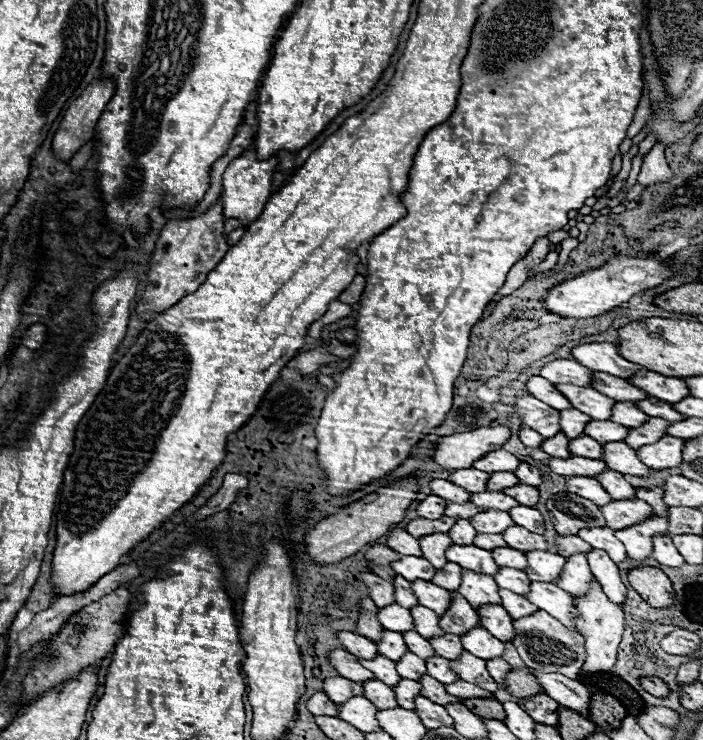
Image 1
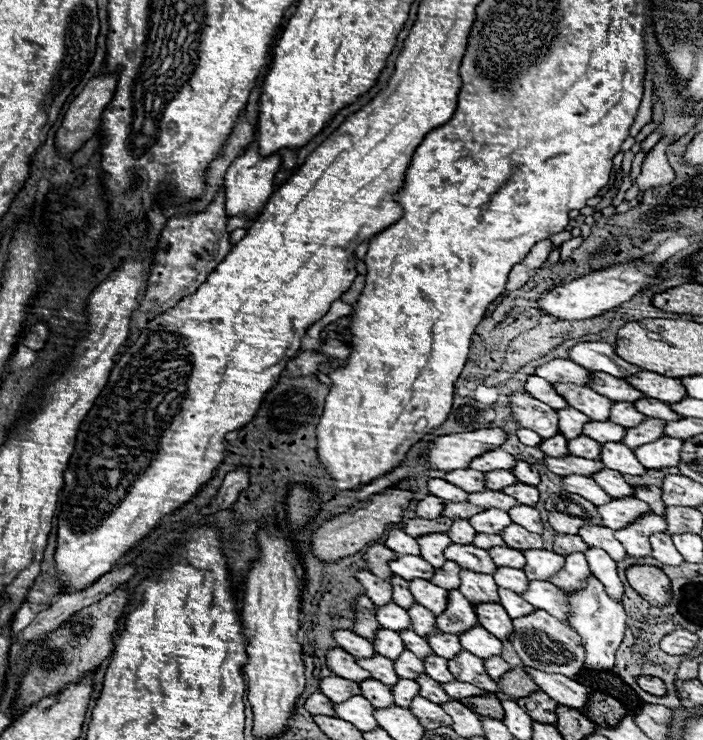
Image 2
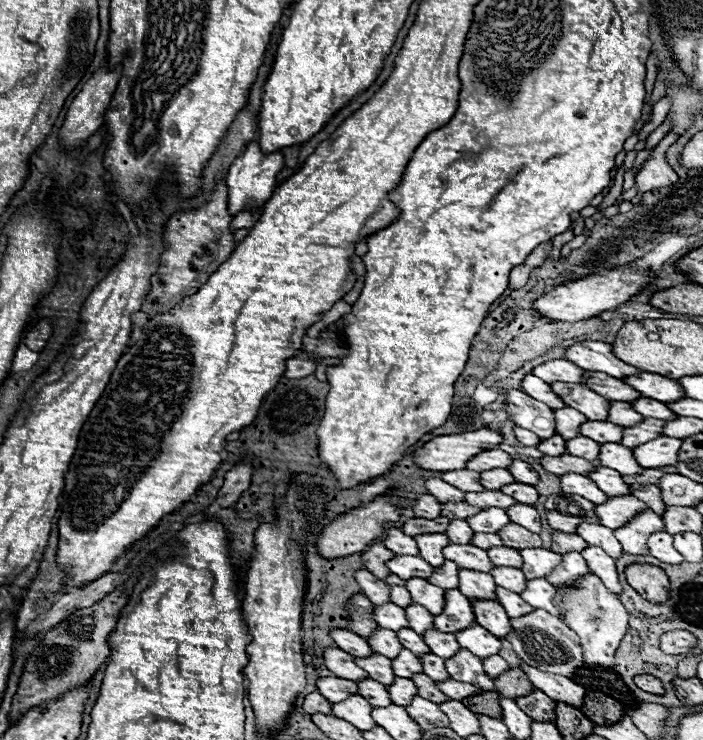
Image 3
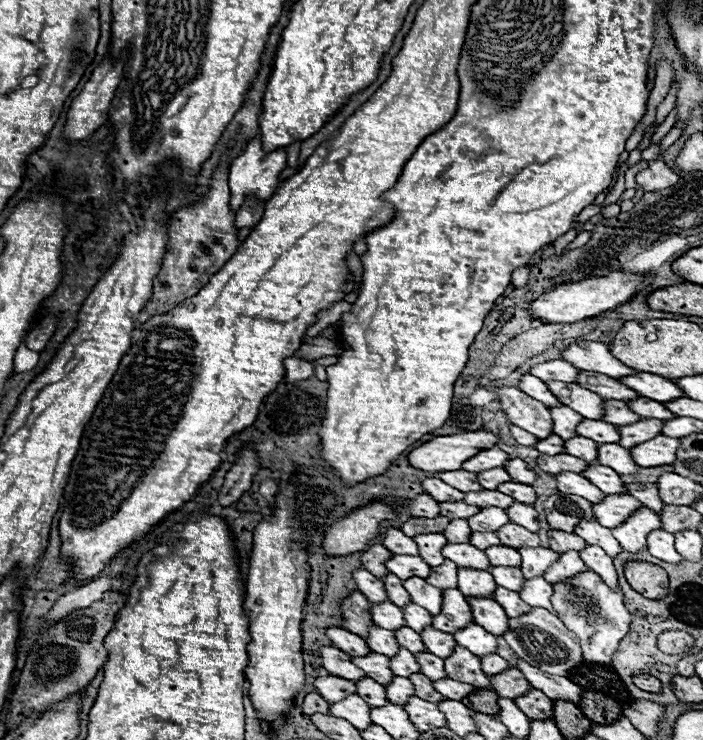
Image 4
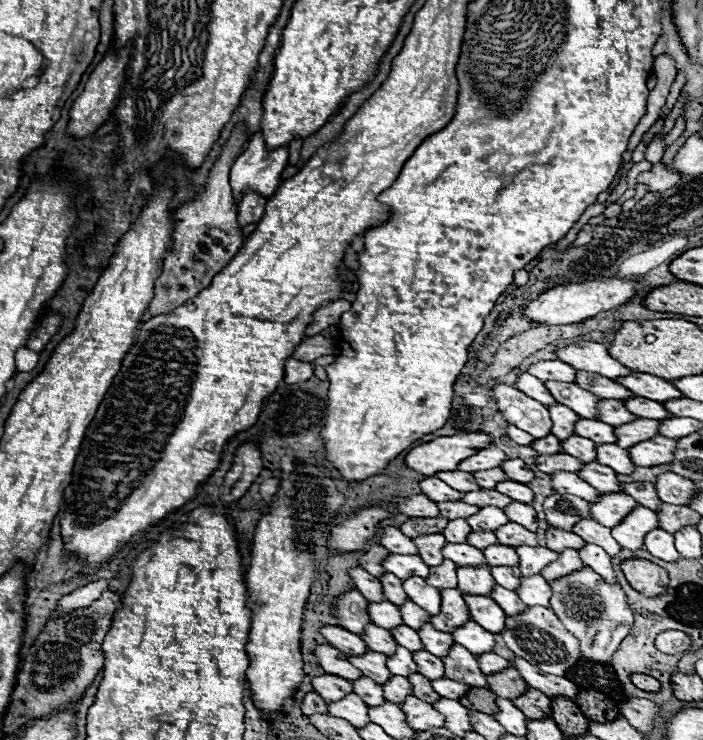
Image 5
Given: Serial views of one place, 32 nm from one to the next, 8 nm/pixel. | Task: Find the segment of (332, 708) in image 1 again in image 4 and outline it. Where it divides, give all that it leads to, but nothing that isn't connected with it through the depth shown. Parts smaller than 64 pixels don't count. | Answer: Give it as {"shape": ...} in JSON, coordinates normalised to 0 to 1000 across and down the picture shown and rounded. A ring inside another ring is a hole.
{"shape":[[[441,935],[441,938],[435,938],[435,943],[432,943],[430,959],[432,959],[432,965],[438,965],[438,968],[441,968],[441,965],[450,965],[450,962],[467,965],[467,949],[461,949],[461,943],[455,943],[455,938]]]}

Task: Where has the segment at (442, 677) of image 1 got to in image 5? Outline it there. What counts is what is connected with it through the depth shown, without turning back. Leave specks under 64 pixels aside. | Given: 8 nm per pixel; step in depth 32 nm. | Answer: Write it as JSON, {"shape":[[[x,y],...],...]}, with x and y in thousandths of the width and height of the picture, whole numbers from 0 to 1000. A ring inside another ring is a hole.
{"shape":[[[606,878],[589,881],[589,895],[595,900],[595,911],[603,911],[609,919],[620,919],[632,914],[632,897],[617,884],[609,884]]]}

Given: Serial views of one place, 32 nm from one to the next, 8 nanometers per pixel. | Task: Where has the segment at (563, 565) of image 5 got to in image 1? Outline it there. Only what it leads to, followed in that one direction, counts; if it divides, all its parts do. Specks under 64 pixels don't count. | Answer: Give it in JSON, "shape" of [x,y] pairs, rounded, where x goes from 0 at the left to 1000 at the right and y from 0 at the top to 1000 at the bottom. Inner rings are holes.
{"shape":[[[814,749],[805,754],[805,765],[797,773],[797,778],[788,784],[791,792],[805,797],[808,803],[831,803],[836,797],[836,786],[842,784],[842,773],[836,768],[836,759],[831,749]]]}

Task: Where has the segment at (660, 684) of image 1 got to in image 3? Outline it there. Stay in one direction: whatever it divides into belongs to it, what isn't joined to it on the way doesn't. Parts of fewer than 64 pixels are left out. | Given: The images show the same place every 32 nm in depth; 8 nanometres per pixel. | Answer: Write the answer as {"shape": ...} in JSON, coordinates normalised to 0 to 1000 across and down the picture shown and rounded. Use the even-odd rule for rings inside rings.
{"shape":[[[905,914],[902,916],[902,924],[908,924],[913,932],[919,932],[919,935],[925,935],[925,938],[942,938],[945,935],[945,930],[942,930],[942,922],[936,919],[936,916],[930,916],[930,914]]]}

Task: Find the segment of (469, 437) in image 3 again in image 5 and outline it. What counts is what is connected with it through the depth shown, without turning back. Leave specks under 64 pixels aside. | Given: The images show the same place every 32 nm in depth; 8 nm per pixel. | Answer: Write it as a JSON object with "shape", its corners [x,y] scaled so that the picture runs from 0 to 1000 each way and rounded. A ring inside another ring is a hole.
{"shape":[[[669,584],[669,586],[651,586],[651,589],[629,589],[615,597],[606,597],[600,603],[586,605],[575,627],[578,632],[603,641],[617,643],[620,638],[637,638],[649,635],[649,630],[677,614],[686,605],[694,605],[700,600],[700,592],[686,584]]]}

